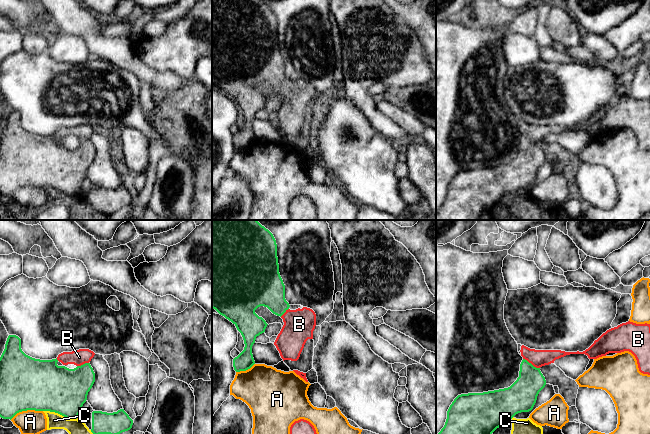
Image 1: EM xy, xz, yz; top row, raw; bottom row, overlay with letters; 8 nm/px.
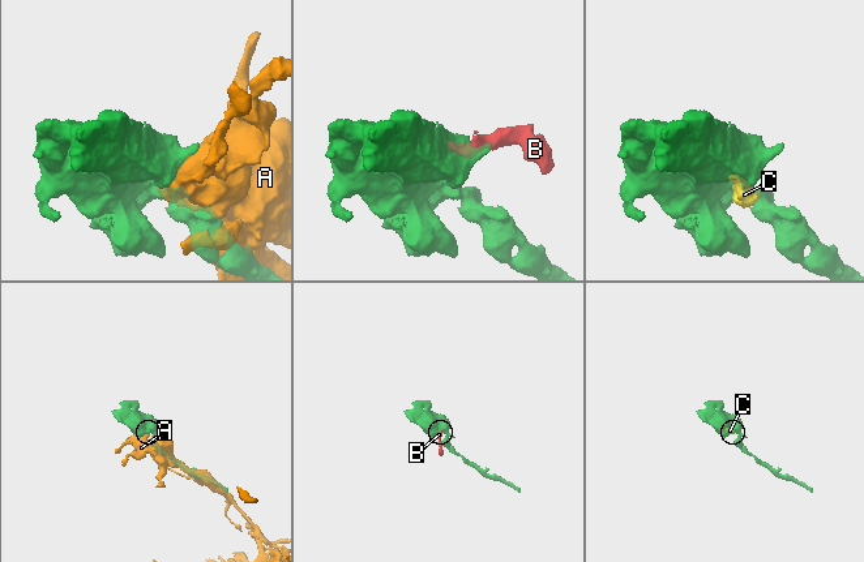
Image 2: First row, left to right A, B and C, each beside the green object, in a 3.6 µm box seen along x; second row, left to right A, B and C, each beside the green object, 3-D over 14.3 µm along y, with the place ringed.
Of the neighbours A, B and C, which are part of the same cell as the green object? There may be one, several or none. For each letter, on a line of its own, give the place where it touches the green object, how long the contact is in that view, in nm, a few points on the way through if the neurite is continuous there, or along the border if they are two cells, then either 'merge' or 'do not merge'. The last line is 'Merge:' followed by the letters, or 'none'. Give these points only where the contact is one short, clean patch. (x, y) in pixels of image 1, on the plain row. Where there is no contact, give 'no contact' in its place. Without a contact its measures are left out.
A: xy (26, 186) | 280 nm | do not merge
B: yz (530, 139) | 160 nm | across yz (523, 169), (530, 158), (530, 139), (538, 134) | merge
C: xy (60, 190) | 280 nm | do not merge
Merge: B

